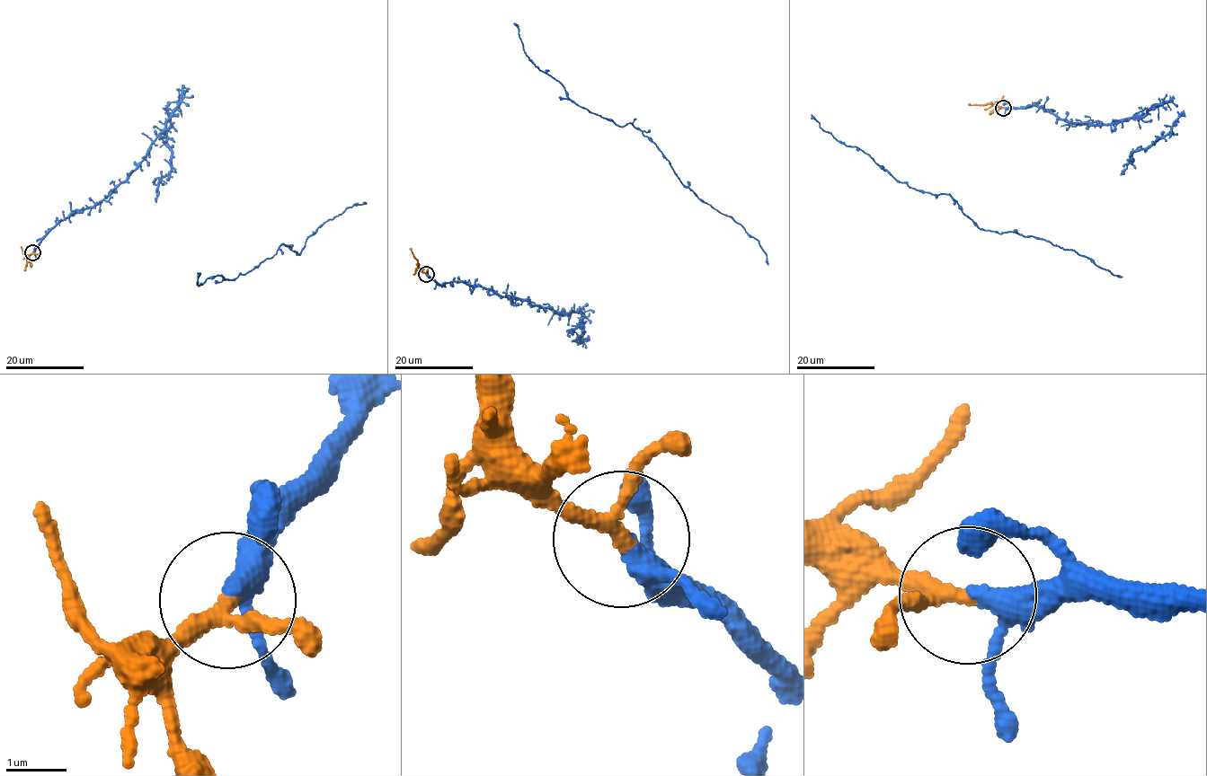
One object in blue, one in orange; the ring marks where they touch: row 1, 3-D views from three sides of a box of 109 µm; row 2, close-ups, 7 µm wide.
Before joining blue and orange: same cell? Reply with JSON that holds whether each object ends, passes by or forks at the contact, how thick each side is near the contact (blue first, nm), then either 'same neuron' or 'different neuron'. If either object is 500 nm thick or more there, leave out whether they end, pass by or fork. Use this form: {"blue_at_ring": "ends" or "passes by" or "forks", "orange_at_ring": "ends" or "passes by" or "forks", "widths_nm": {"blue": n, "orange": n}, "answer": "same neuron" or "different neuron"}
{"blue_at_ring": "passes by", "orange_at_ring": "passes by", "widths_nm": {"blue": 280, "orange": 200}, "answer": "same neuron"}

